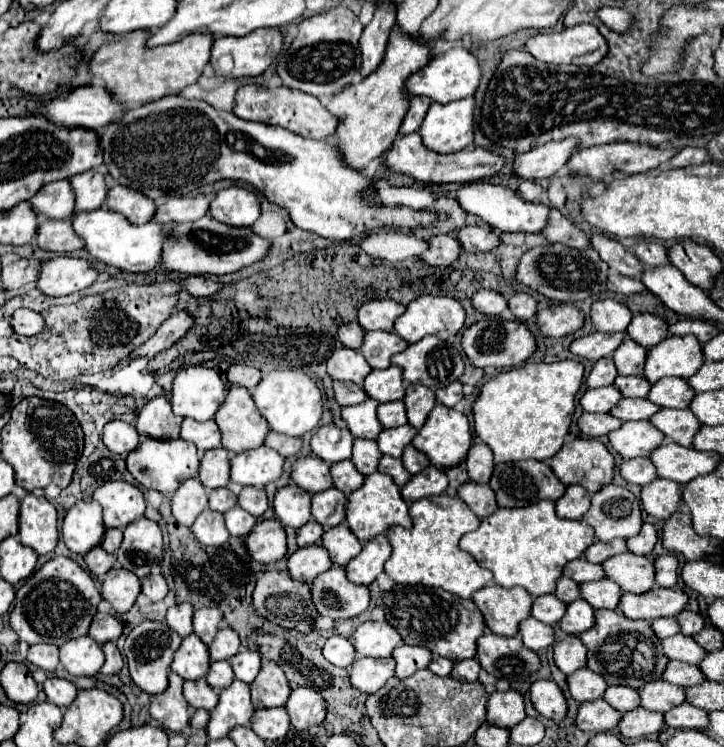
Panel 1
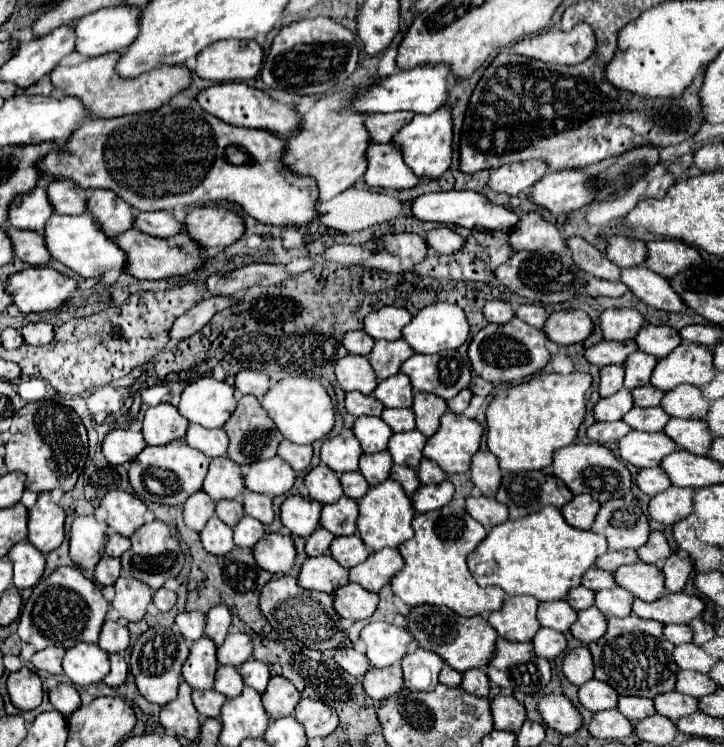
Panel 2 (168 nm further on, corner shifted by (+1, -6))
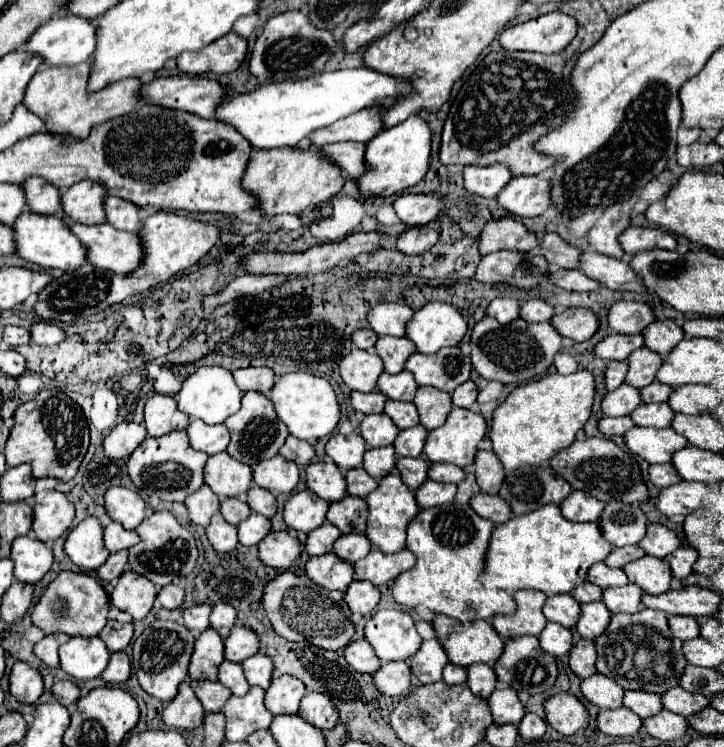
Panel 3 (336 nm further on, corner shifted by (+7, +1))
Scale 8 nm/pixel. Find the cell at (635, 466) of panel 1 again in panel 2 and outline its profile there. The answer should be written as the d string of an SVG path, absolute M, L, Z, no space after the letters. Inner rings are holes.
M641 468L637 472L635 482L637 482L639 490L649 494L649 496L655 496L657 492L663 492L665 488L671 486L667 474L661 468Z

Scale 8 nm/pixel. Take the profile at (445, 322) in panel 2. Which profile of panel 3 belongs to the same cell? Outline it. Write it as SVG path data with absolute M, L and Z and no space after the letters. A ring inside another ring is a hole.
M427 303L407 325L407 337L419 353L437 353L443 347L455 347L465 333L467 321L447 303Z

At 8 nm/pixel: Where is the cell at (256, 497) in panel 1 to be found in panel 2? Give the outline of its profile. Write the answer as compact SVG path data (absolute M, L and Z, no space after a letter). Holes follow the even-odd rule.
M245 492L243 498L243 508L249 516L257 518L263 524L271 524L273 522L273 506L271 506L271 498L269 496L261 496L257 492Z

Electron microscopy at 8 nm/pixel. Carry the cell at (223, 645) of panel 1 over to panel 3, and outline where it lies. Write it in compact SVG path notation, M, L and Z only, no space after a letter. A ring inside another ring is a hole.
M237 625L231 635L225 639L225 659L233 663L241 663L259 651L259 637L255 631Z

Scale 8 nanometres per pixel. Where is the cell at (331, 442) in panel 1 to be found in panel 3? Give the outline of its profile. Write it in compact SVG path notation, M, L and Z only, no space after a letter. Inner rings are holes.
M337 433L327 441L325 449L327 449L327 455L335 461L335 465L341 471L349 471L349 469L363 465L363 455L367 451L367 443L357 433L351 433L347 437Z

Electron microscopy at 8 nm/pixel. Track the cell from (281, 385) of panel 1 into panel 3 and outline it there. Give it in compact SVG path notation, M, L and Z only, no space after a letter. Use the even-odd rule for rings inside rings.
M287 373L283 375L269 393L277 417L289 427L289 433L297 439L305 439L315 443L317 439L331 435L341 419L339 399L331 387L331 383L323 377L315 377L311 373Z

